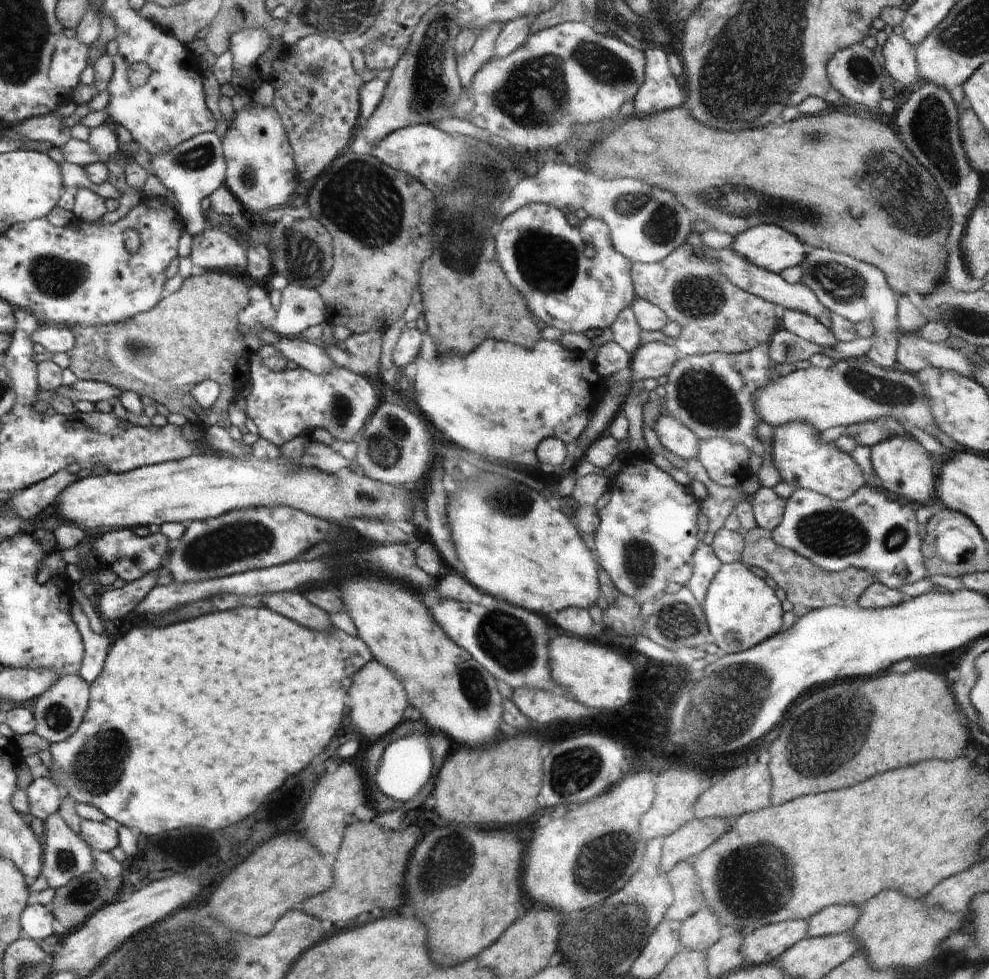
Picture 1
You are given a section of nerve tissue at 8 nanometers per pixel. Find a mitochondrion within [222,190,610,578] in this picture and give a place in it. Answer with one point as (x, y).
(548, 263)

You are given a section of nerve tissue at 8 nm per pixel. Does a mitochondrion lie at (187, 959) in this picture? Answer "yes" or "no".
yes

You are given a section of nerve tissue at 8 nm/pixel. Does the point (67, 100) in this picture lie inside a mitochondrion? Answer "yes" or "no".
no

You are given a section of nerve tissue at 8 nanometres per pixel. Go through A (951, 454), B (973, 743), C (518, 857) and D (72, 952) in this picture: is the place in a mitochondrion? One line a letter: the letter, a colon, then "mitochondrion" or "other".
A: other
B: other
C: other
D: other

